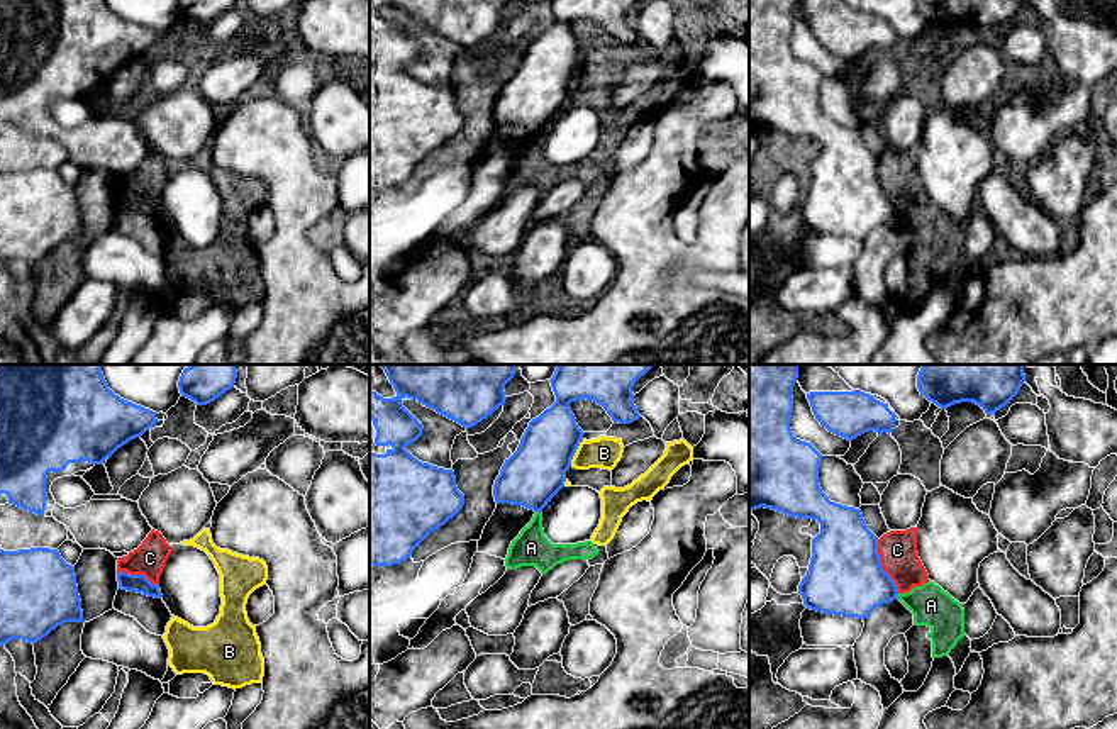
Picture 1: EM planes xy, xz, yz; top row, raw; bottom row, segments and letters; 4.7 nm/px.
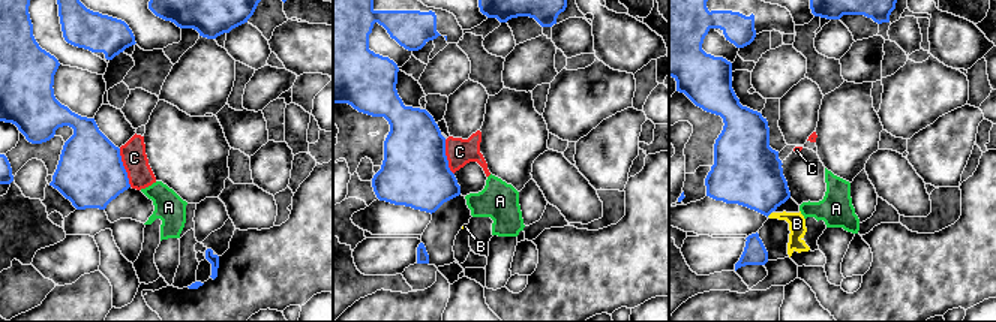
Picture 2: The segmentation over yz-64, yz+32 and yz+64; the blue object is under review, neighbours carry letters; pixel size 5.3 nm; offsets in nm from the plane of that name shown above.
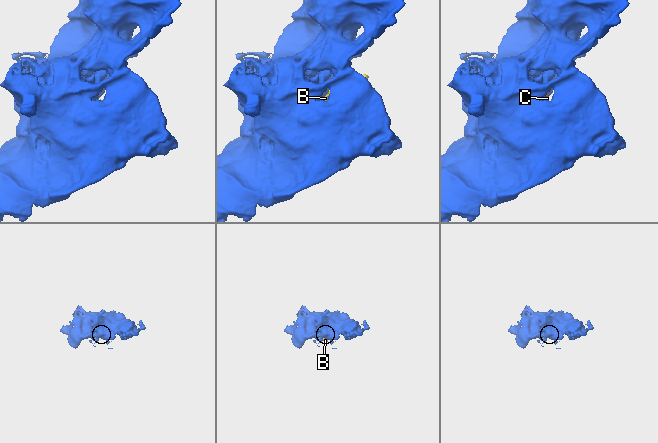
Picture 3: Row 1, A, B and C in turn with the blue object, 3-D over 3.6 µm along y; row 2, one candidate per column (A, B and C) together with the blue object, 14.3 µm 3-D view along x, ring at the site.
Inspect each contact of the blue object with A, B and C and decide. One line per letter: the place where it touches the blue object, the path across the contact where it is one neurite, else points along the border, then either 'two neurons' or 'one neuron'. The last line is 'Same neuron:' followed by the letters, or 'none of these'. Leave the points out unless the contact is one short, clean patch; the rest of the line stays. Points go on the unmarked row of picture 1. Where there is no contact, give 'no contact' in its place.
A: meets blue in xz at (539, 131); border along xz (536, 131), (541, 133); two neurons
B: meets blue in xz at (575, 72); two neurons
C: meets blue in yz at (882, 187); border along yz (877, 160), (880, 185), (899, 212); two neurons
Same neuron: none of these

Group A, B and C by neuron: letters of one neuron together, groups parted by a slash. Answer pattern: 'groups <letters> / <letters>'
groups A B C

